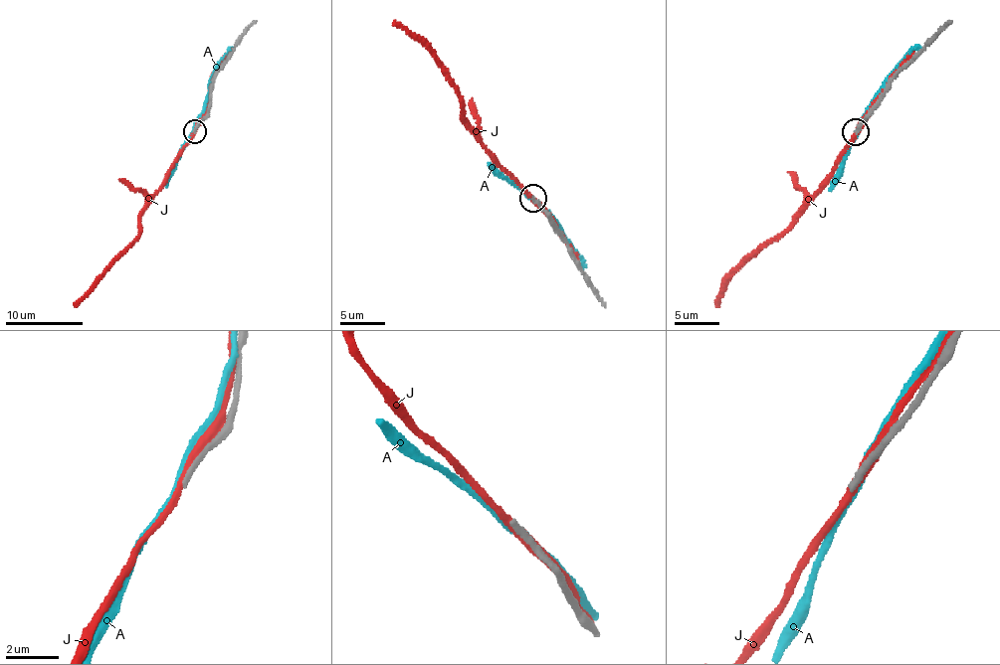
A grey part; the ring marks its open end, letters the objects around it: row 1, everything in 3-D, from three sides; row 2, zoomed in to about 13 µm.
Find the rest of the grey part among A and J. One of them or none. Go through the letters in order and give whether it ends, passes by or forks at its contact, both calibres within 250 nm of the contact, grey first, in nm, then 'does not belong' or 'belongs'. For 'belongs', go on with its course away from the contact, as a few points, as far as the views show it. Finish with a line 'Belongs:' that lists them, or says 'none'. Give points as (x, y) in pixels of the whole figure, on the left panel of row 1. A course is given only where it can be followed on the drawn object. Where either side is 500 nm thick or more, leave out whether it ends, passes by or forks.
A: it passes by; calibres 200 and 220 nm; does not belong
J: it passes by; calibres 200 and 360 nm; does not belong
Belongs: none

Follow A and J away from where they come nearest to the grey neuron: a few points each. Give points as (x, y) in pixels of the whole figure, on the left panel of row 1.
A: (193, 131), (217, 64), (233, 49)
J: (200, 120), (143, 211), (137, 225), (139, 232), (93, 290), (74, 306)

